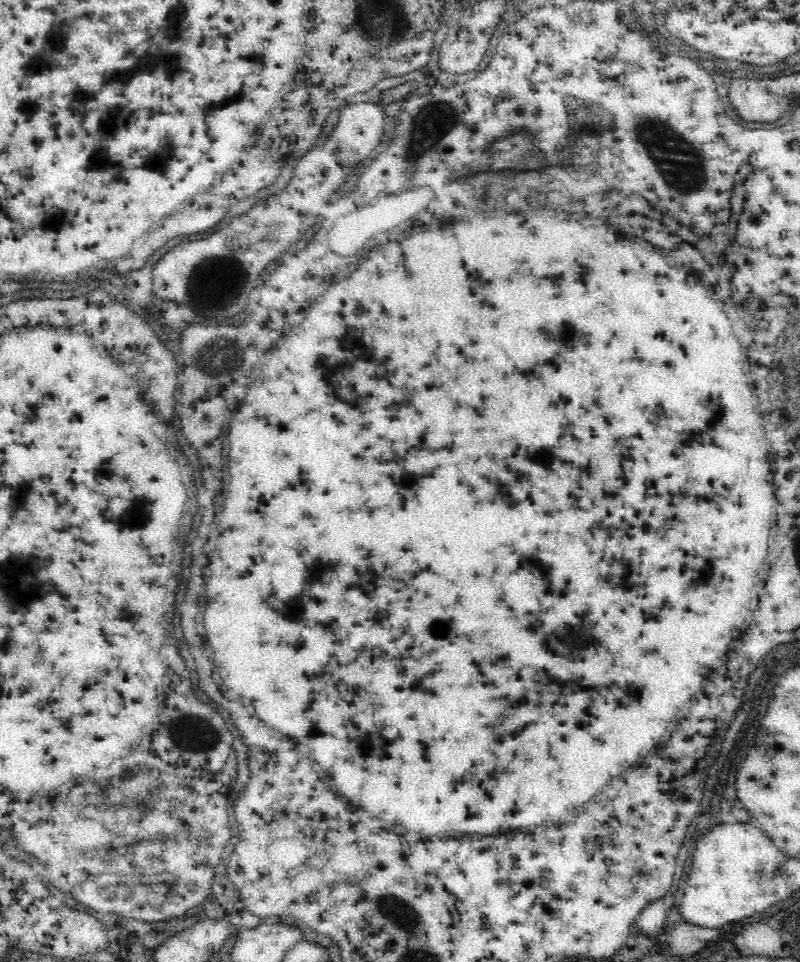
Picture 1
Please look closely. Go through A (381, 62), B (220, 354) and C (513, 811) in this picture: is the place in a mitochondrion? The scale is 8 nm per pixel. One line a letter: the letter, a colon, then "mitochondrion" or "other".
A: other
B: mitochondrion
C: other

